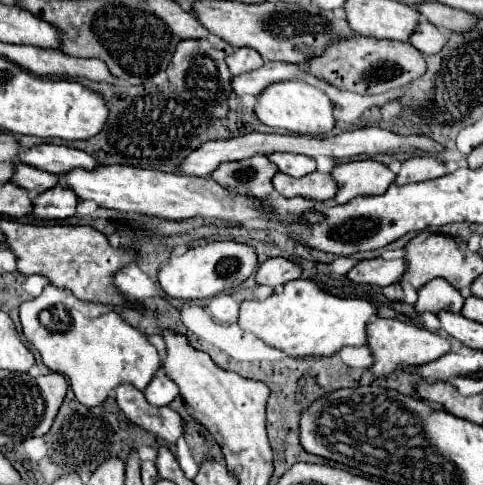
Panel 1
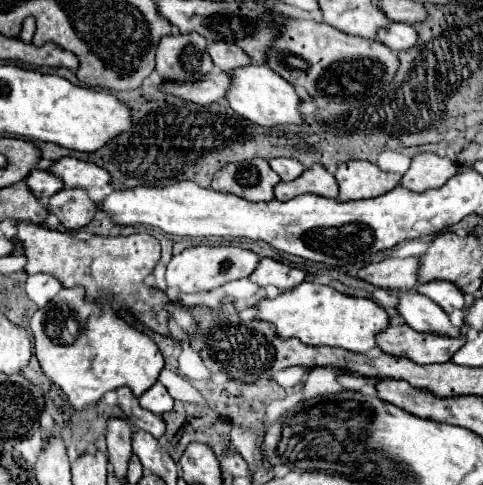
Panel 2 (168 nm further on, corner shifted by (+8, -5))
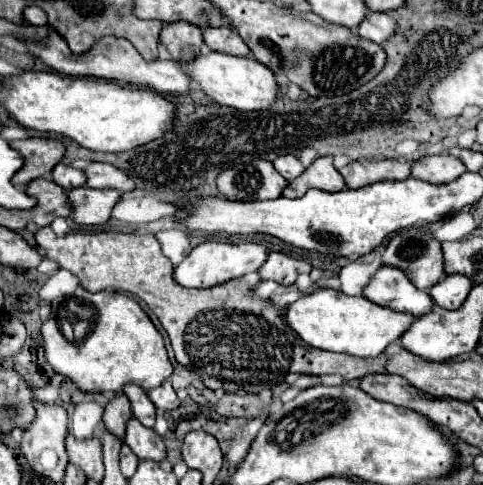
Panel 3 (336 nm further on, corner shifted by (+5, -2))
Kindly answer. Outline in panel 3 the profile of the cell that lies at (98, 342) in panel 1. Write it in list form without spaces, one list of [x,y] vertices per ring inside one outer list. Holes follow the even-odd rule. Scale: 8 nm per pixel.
[[[83,287],[75,291],[75,297],[93,305],[95,329],[87,335],[87,339],[83,339],[83,343],[75,345],[57,329],[61,327],[59,305],[53,309],[49,319],[55,323],[43,323],[41,333],[45,339],[47,361],[57,373],[69,377],[83,391],[121,391],[125,383],[135,383],[143,391],[149,391],[173,373],[161,333],[133,297],[115,291],[89,293]]]

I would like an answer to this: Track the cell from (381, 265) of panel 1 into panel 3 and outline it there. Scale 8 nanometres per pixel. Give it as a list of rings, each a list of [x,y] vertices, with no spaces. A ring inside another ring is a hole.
[[[405,229],[403,233],[395,233],[383,253],[383,263],[405,271],[421,291],[433,287],[445,277],[441,241],[427,229]]]

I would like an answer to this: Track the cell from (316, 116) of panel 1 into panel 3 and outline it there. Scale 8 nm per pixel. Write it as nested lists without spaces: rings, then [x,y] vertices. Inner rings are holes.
[[[209,51],[205,55],[199,55],[185,65],[187,75],[199,83],[199,87],[209,95],[213,101],[219,105],[235,107],[239,111],[259,111],[267,109],[273,105],[279,97],[279,85],[265,65],[261,65],[255,59],[243,59],[243,57],[233,57],[233,55],[223,55],[217,51]]]

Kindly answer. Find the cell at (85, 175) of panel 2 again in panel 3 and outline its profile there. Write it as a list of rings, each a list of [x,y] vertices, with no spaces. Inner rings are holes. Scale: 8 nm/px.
[[[91,163],[85,169],[87,175],[87,185],[93,189],[117,189],[117,191],[133,191],[135,183],[131,181],[131,177],[127,177],[127,173],[123,173],[121,169],[115,169],[109,163]]]

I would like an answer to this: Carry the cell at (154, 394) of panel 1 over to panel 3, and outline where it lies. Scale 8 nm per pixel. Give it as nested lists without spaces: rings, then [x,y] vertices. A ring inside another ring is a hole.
[[[163,381],[159,387],[151,389],[147,395],[149,395],[149,399],[155,403],[155,407],[157,407],[157,409],[171,411],[171,409],[177,409],[177,407],[179,407],[177,393],[173,391],[173,387],[171,387],[171,383],[169,383],[169,381]]]

